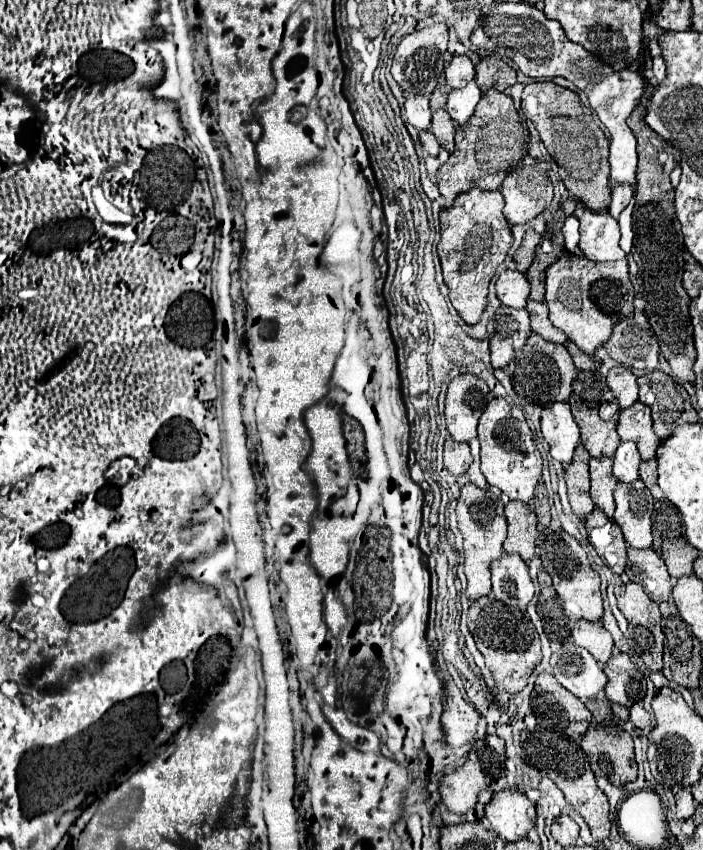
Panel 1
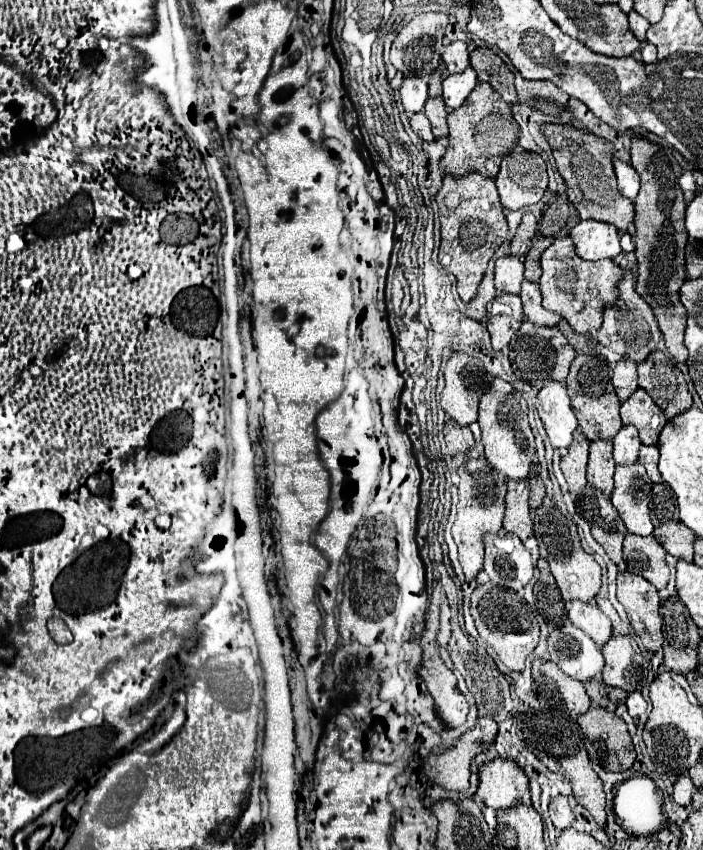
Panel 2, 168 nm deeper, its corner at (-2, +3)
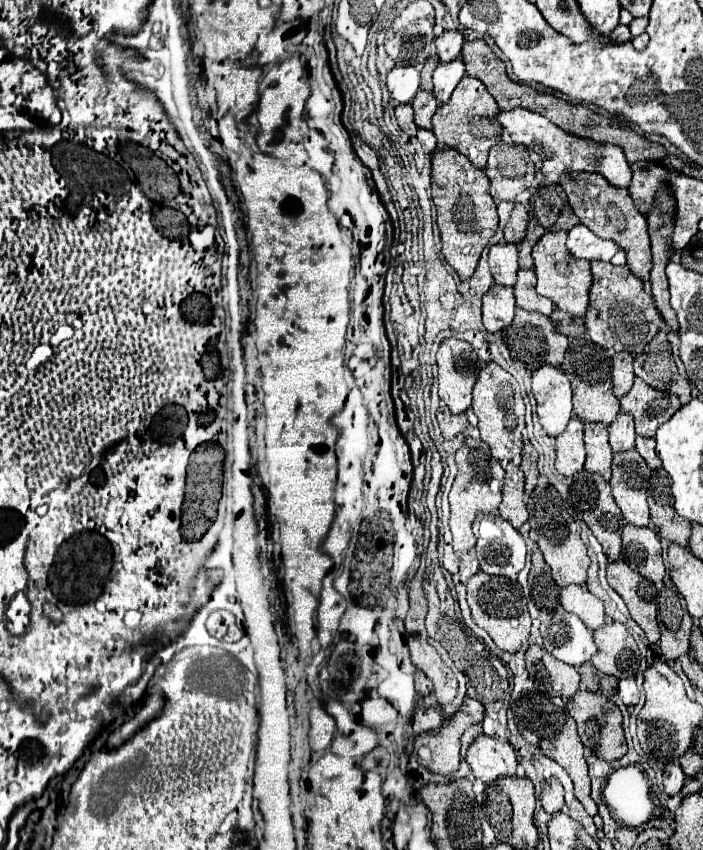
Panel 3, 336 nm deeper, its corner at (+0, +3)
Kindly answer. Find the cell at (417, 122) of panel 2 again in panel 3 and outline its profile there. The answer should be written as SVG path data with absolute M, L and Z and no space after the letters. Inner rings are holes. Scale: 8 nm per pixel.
M397 105L395 107L395 117L397 117L397 123L399 127L407 133L407 135L415 135L417 133L417 127L413 123L413 109L411 105Z

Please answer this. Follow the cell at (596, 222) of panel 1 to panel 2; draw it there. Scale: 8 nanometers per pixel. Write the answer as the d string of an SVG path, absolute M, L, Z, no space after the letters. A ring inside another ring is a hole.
M595 219L579 221L571 229L571 239L575 243L577 255L585 261L613 259L615 255L621 253L617 227L603 221L595 221Z

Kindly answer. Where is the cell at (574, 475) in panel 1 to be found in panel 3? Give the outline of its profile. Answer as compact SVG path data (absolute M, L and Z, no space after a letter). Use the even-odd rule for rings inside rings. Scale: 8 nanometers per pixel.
M571 417L567 429L555 437L557 439L557 457L555 469L561 475L573 477L577 471L583 469L585 463L585 447L583 447L583 421L579 417Z

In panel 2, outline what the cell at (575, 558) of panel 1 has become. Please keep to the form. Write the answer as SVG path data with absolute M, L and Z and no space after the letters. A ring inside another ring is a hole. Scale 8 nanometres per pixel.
M547 505L535 509L533 523L535 523L535 537L539 543L541 557L549 563L551 573L563 595L563 601L575 601L575 599L585 603L591 601L601 589L601 567L589 553L583 551L575 523L569 517L565 517L557 507L547 507Z

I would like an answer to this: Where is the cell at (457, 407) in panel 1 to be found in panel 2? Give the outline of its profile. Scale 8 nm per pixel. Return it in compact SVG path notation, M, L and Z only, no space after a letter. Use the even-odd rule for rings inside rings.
M453 353L445 365L445 389L441 407L461 427L477 421L479 399L489 389L489 377L483 363L465 353Z

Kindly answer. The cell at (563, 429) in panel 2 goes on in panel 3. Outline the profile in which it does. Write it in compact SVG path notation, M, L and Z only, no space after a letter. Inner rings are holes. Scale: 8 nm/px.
M541 365L531 375L531 391L537 399L537 417L549 435L559 435L571 419L571 383L555 365Z

